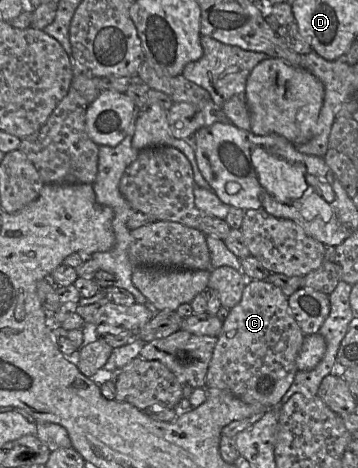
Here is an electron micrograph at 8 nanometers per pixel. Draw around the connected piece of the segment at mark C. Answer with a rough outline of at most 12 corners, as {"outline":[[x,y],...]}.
{"outline":[[248,280],[205,387],[279,407],[305,336],[288,297]]}

